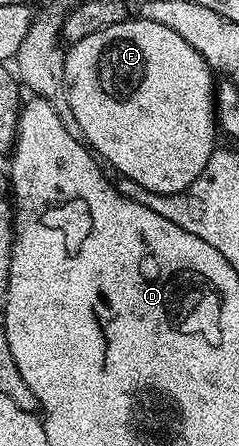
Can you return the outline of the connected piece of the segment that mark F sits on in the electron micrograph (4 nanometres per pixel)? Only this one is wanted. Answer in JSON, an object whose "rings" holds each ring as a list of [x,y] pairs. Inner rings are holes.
{"rings":[[[138,18],[122,20],[81,38],[66,49],[65,55],[69,106],[73,106],[73,118],[81,125],[83,140],[104,161],[107,159],[119,176],[145,186],[145,190],[162,196],[185,191],[205,170],[209,154],[217,147],[217,84],[211,81],[213,70],[205,58],[181,34]]]}

